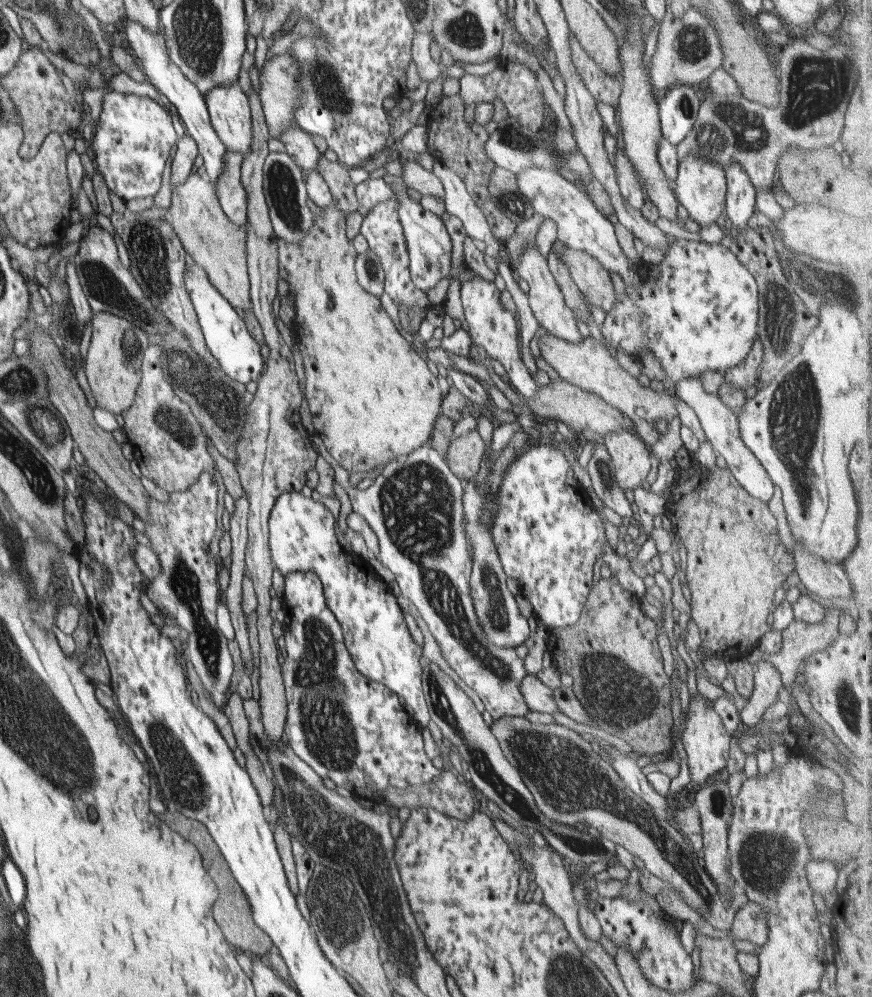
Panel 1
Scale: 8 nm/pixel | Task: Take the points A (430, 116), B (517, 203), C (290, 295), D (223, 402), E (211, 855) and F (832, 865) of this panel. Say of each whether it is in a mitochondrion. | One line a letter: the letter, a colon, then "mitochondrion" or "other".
A: other
B: mitochondrion
C: other
D: mitochondrion
E: other
F: other

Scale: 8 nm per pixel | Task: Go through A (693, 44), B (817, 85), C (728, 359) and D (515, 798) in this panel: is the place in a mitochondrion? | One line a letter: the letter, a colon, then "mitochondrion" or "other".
A: mitochondrion
B: mitochondrion
C: other
D: mitochondrion

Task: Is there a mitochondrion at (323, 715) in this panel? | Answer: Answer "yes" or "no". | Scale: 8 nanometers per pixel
yes

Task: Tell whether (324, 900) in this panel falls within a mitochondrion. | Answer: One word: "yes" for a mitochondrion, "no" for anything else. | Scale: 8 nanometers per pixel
yes

